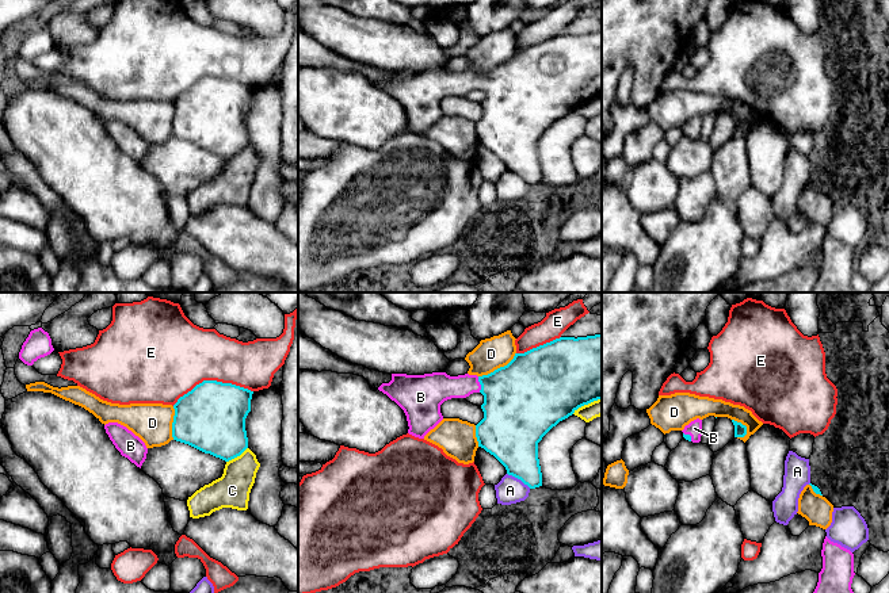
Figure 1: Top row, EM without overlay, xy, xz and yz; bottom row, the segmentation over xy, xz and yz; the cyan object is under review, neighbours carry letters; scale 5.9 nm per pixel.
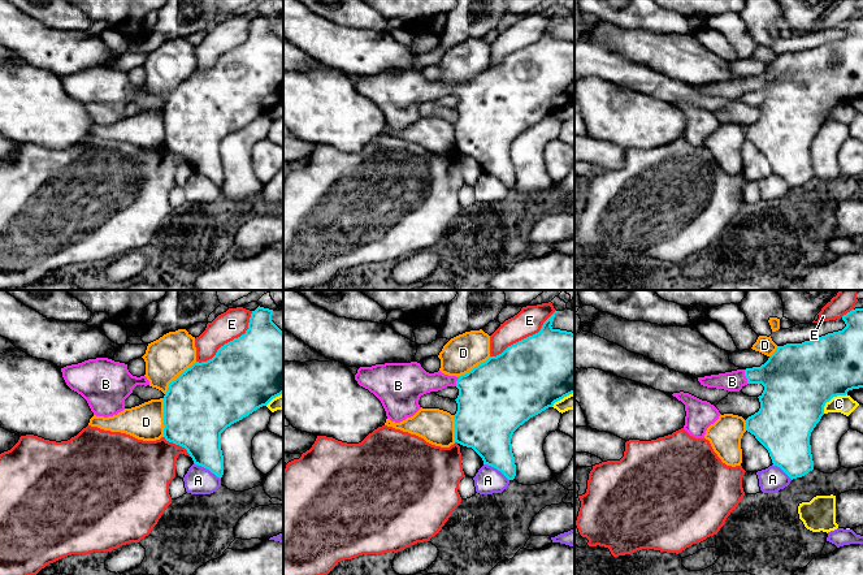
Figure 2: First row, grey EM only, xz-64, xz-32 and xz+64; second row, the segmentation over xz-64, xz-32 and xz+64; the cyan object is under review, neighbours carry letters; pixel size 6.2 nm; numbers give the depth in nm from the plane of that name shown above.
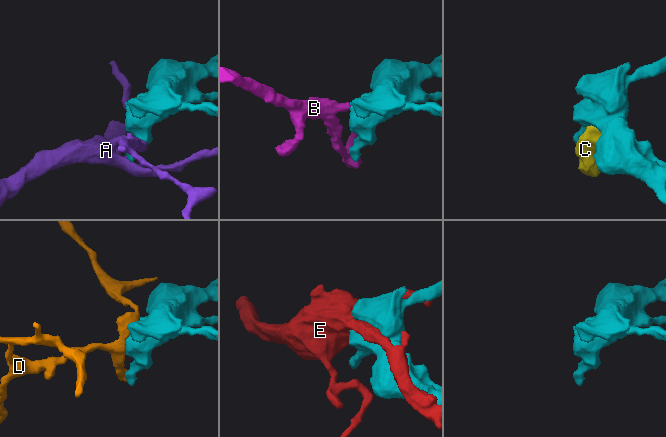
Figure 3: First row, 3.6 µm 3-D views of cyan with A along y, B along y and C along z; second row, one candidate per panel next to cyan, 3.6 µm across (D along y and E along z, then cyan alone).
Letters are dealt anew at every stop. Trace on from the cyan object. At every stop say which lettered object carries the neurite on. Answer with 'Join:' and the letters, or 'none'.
Join: B

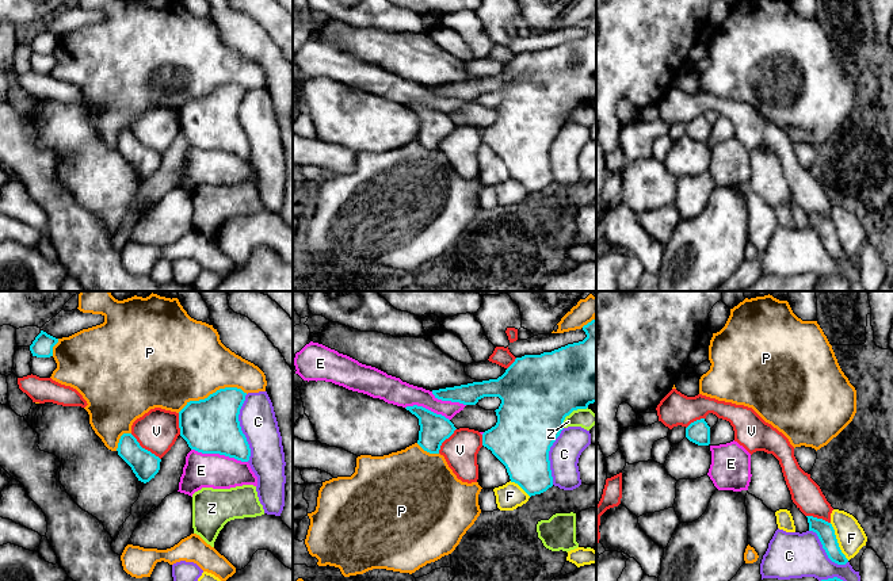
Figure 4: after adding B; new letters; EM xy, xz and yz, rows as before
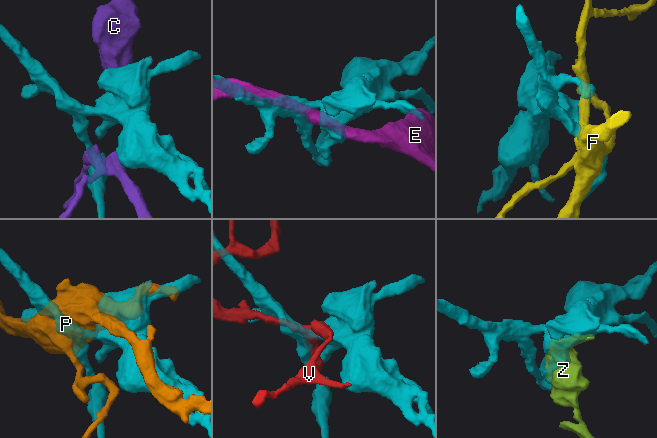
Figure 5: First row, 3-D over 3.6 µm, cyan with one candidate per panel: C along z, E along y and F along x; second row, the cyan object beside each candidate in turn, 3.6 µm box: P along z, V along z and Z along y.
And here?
Join: none

